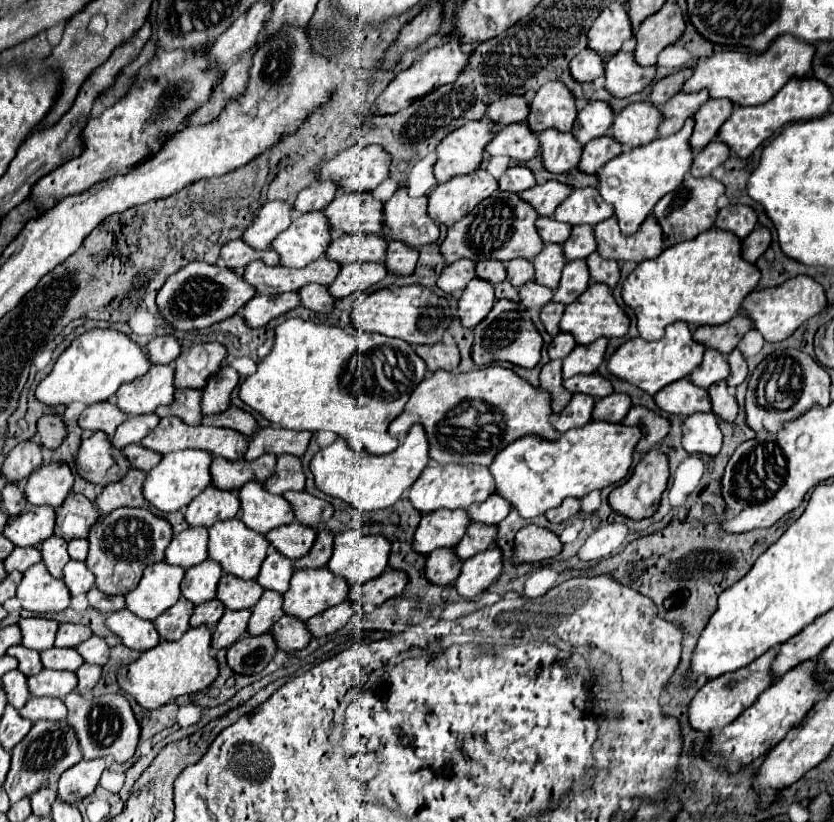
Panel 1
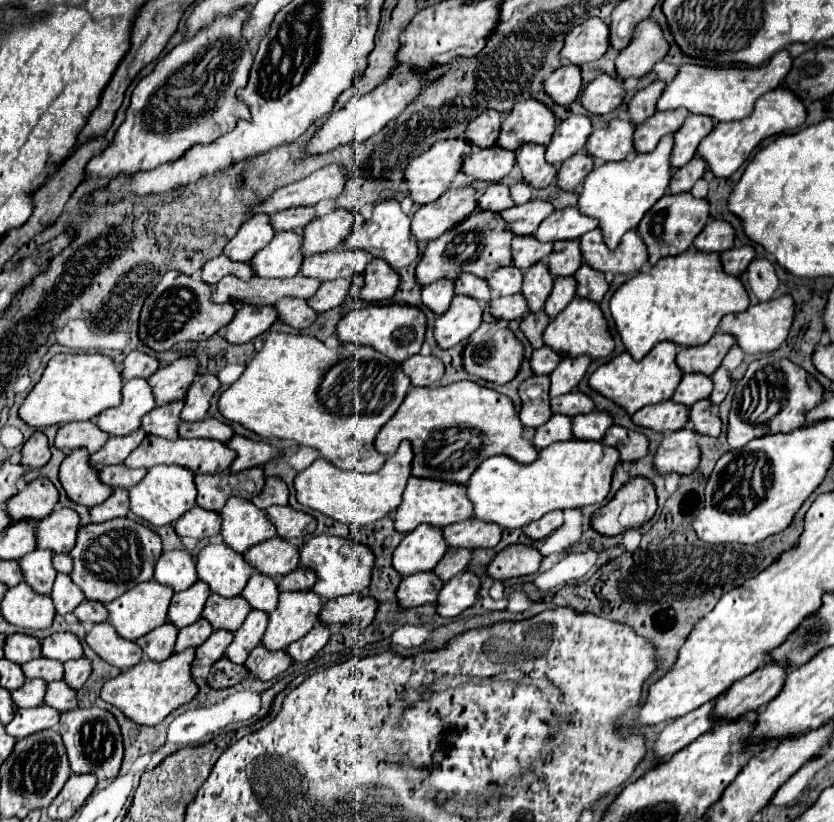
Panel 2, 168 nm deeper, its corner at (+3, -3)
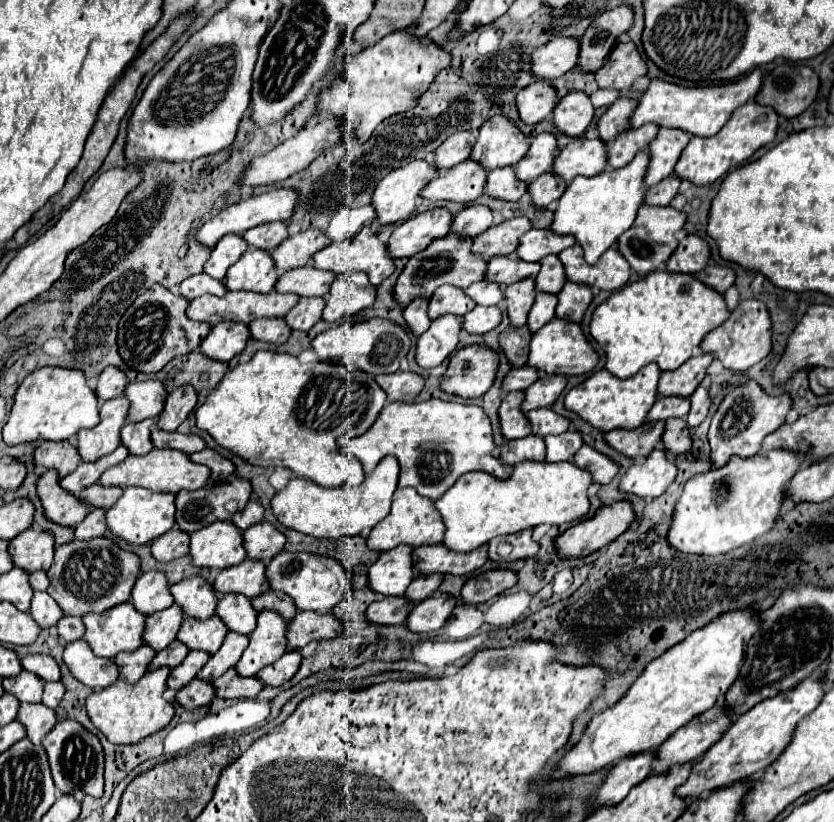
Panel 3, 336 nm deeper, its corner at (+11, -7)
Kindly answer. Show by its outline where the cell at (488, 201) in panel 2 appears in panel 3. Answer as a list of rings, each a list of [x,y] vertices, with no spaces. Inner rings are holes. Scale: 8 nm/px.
[[[468,206],[452,218],[450,232],[460,238],[476,238],[490,226],[492,226],[492,212],[486,206]]]

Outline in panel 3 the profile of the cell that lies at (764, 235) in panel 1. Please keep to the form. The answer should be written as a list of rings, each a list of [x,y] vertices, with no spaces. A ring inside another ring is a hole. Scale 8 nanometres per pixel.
[[[718,264],[706,266],[702,272],[694,274],[694,278],[700,280],[702,284],[710,286],[718,294],[724,294],[734,284],[734,272],[732,272],[732,268],[724,268],[724,266],[718,266]]]

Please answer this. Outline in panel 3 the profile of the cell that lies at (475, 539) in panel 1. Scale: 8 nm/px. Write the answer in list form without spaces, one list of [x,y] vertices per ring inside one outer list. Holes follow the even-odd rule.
[[[416,576],[416,578],[410,582],[410,586],[406,588],[404,598],[410,600],[410,602],[414,602],[414,604],[418,604],[418,602],[430,598],[430,596],[438,590],[440,582],[442,582],[442,576],[430,576],[430,578],[426,578],[426,580],[422,580],[422,576]]]

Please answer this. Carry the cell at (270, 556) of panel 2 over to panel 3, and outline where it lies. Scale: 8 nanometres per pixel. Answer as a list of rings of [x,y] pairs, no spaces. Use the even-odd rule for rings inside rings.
[[[244,560],[242,564],[234,568],[222,570],[216,578],[212,588],[220,594],[244,594],[246,598],[256,598],[270,588],[266,588],[266,576],[264,576],[264,564],[260,560]]]

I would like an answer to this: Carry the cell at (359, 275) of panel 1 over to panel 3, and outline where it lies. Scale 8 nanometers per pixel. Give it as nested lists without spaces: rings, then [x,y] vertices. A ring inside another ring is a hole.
[[[300,298],[298,304],[284,316],[284,322],[290,324],[292,330],[308,332],[322,318],[324,306],[324,298]]]

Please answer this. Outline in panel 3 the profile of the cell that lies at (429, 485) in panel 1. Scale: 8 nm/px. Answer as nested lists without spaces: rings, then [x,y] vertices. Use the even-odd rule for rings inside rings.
[[[398,488],[392,496],[392,510],[378,526],[372,528],[372,532],[366,538],[366,546],[376,552],[388,552],[396,548],[398,544],[406,544],[410,548],[418,546],[432,546],[442,542],[442,532],[446,532],[446,526],[442,520],[438,520],[438,512],[434,512],[434,500],[422,500],[418,492],[412,488]]]

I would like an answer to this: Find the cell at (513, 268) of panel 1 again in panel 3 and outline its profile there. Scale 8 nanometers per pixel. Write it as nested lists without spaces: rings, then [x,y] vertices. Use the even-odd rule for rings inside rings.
[[[480,280],[478,284],[472,284],[470,288],[464,290],[464,294],[482,306],[494,306],[504,300],[504,290],[488,280]]]

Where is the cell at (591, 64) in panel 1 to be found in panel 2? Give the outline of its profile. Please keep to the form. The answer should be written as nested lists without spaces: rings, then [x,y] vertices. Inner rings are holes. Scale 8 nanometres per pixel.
[[[566,64],[546,78],[546,92],[558,104],[570,104],[582,90],[582,70],[576,64]]]

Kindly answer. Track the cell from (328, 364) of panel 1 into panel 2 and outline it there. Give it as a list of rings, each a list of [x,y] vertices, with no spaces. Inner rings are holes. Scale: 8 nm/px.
[[[270,332],[264,340],[264,348],[246,364],[244,374],[220,394],[218,408],[224,418],[244,424],[262,438],[286,438],[302,446],[320,450],[324,458],[344,470],[374,472],[382,468],[386,456],[374,448],[374,438],[382,426],[394,416],[410,388],[410,378],[402,366],[374,350],[372,346],[356,346],[344,342],[340,348],[326,348],[314,336]]]

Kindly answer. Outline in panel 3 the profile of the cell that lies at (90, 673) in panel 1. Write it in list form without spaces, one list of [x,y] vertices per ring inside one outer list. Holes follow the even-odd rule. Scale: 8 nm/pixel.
[[[20,704],[16,720],[26,728],[26,738],[32,744],[40,744],[42,738],[54,728],[56,714],[50,708],[42,708],[42,704]]]

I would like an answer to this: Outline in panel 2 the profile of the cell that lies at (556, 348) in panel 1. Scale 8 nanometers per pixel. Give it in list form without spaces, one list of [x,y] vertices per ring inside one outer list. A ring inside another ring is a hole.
[[[542,346],[538,350],[534,350],[530,364],[532,364],[532,372],[534,374],[550,374],[560,362],[560,354],[556,350],[552,350],[550,346]]]

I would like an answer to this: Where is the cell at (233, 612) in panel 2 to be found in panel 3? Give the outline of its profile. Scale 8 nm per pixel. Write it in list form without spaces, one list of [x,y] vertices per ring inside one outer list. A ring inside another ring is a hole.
[[[212,616],[210,620],[184,620],[182,628],[176,634],[176,640],[184,644],[188,650],[202,650],[210,656],[222,646],[226,636],[226,628],[222,628],[222,620]]]

